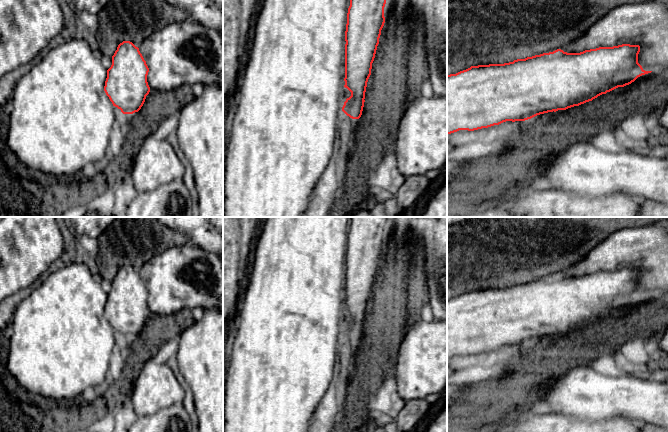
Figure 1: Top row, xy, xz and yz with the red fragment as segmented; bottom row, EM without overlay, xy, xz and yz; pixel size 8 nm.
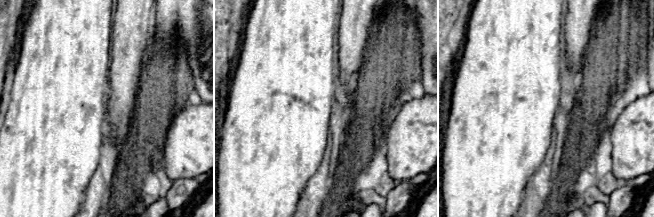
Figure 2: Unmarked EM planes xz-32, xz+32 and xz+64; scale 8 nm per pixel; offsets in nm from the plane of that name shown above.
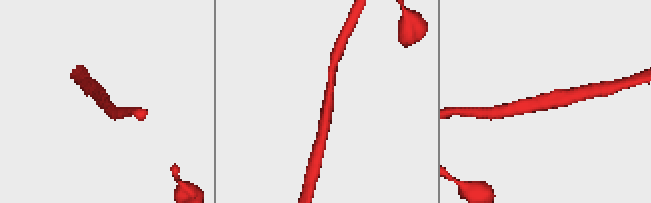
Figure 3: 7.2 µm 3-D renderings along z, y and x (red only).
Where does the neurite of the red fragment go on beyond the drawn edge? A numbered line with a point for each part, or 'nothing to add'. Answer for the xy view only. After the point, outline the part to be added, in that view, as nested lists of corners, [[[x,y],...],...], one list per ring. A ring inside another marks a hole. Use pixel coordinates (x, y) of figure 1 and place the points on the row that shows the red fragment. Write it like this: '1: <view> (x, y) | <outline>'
nothing to add

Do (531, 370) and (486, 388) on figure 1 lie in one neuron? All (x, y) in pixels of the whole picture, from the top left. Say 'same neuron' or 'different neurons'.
same neuron

